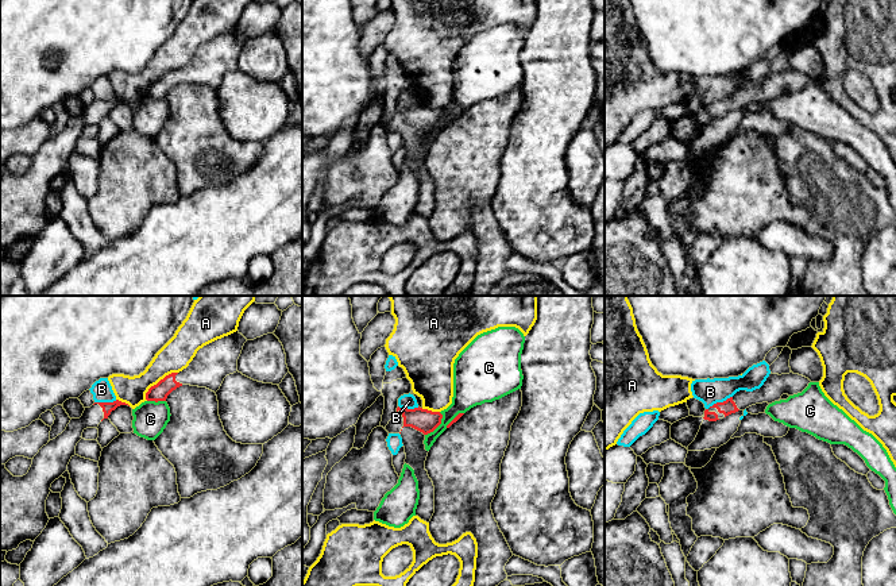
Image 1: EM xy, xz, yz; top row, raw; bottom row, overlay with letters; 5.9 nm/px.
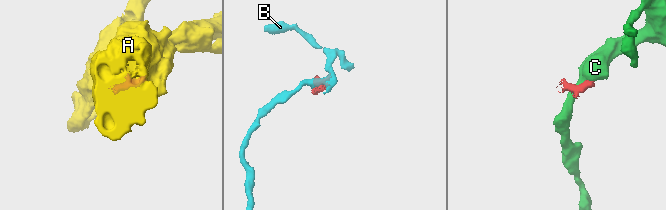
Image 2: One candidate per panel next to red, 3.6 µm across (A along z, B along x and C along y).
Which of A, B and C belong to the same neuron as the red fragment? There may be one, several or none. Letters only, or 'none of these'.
none of these

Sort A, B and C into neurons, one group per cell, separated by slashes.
A / B / C

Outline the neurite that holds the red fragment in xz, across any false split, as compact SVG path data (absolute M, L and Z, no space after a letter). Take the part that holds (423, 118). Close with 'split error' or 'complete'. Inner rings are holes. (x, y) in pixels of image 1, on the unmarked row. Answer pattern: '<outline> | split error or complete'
M397 105L394 115L386 123L389 131L399 131L405 144L405 161L414 167L418 178L420 197L416 213L429 220L435 211L435 184L425 167L428 150L425 134L441 122L443 112L422 105Z | split error

